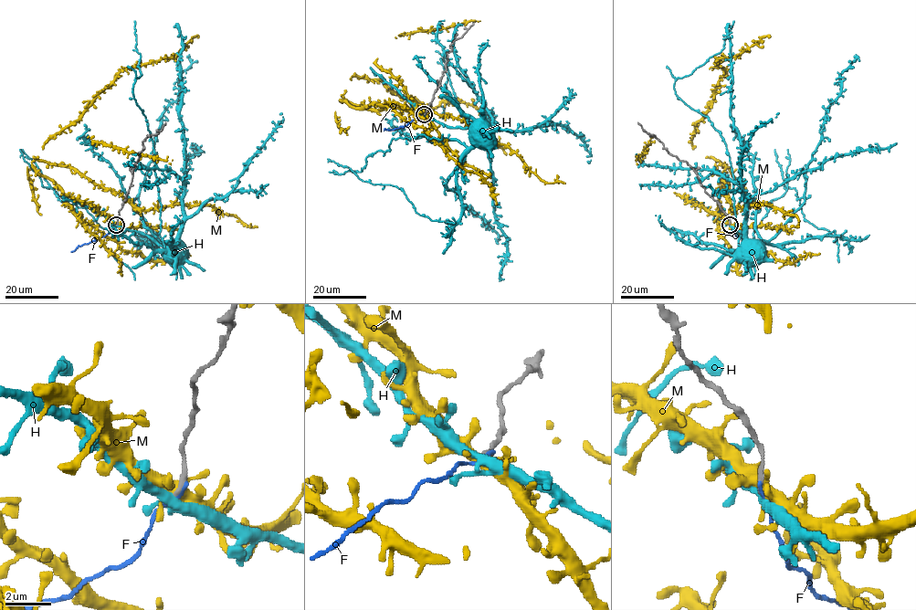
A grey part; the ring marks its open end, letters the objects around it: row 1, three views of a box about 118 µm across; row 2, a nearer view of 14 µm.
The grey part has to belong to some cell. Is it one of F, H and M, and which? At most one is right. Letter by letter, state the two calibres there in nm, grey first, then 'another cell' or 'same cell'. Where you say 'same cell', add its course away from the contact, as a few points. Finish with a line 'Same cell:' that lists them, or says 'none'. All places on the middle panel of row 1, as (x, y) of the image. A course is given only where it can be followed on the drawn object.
F: 260 nm thick on the grey side, 180 nm on the other; another cell
H: 200 nm thick on the grey side, 320 nm on the other; another cell
M: 260 nm thick on the grey side, 400 nm on the other; another cell
Same cell: none

